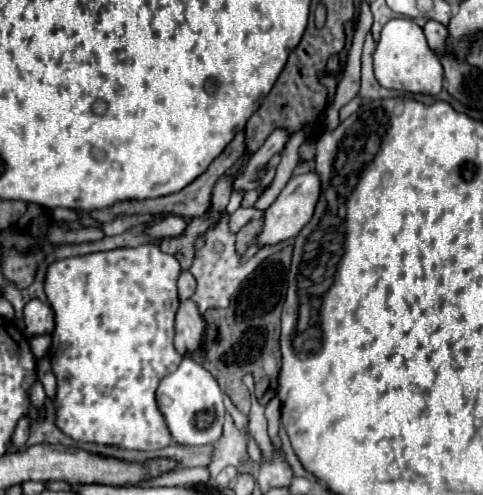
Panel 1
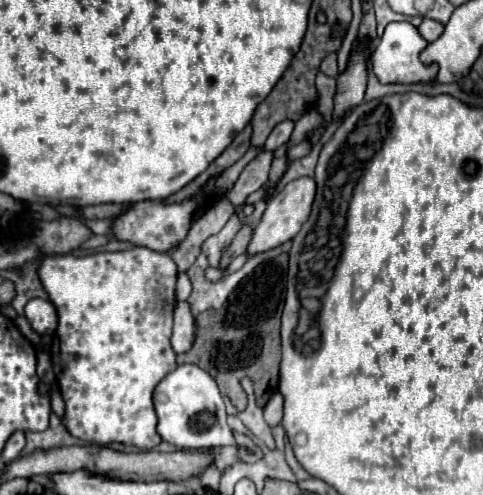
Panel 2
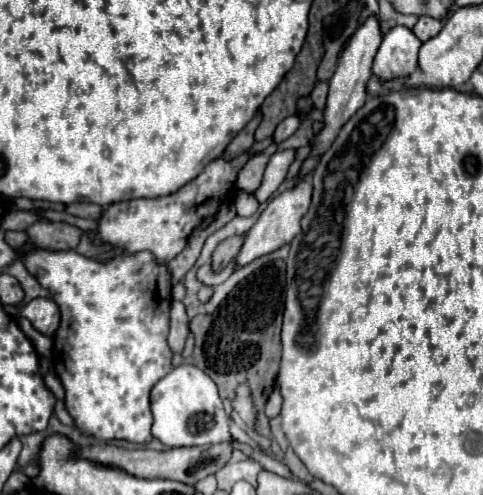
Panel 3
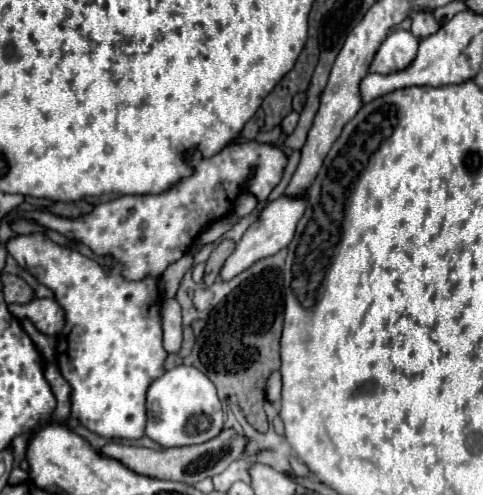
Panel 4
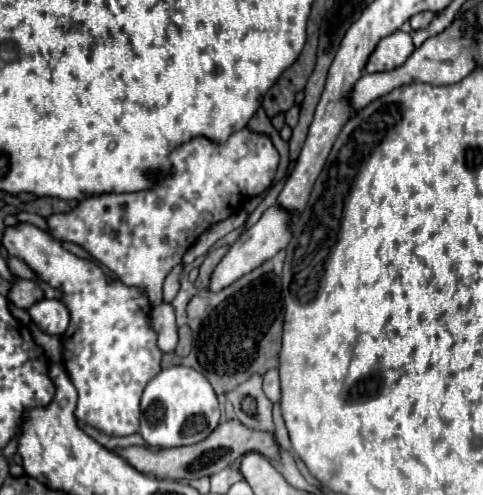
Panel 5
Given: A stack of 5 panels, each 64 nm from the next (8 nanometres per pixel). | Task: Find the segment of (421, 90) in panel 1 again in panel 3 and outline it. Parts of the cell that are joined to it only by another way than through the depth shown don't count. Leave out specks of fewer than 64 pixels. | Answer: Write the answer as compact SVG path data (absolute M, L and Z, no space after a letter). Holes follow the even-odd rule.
M406 26L390 28L376 52L372 72L382 80L410 76L418 70L418 48L422 42Z

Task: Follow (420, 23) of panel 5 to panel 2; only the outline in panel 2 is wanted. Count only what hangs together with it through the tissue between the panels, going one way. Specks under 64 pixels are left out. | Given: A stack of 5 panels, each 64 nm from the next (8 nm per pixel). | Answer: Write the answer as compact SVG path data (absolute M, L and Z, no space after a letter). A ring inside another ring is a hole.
M424 18L424 22L420 24L420 34L428 40L428 42L434 42L434 40L438 40L440 36L442 36L442 32L444 32L444 24L440 24L440 22L436 22L436 20L430 20L430 18Z

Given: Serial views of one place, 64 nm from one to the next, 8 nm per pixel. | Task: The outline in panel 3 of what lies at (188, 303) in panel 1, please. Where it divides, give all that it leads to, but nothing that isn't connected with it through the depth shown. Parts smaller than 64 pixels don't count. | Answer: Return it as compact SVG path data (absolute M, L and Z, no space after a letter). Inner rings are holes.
M172 300L172 306L170 306L170 334L168 334L168 344L170 344L172 352L180 354L184 350L188 332L190 332L190 328L188 328L186 308L184 308L182 302Z

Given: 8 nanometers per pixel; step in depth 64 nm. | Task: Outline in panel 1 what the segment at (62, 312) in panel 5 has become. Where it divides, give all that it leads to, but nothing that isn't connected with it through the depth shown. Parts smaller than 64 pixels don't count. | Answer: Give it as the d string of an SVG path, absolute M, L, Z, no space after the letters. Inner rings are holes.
M30 300L24 306L24 334L26 338L38 336L38 334L50 334L54 330L54 312L48 304L40 300Z

